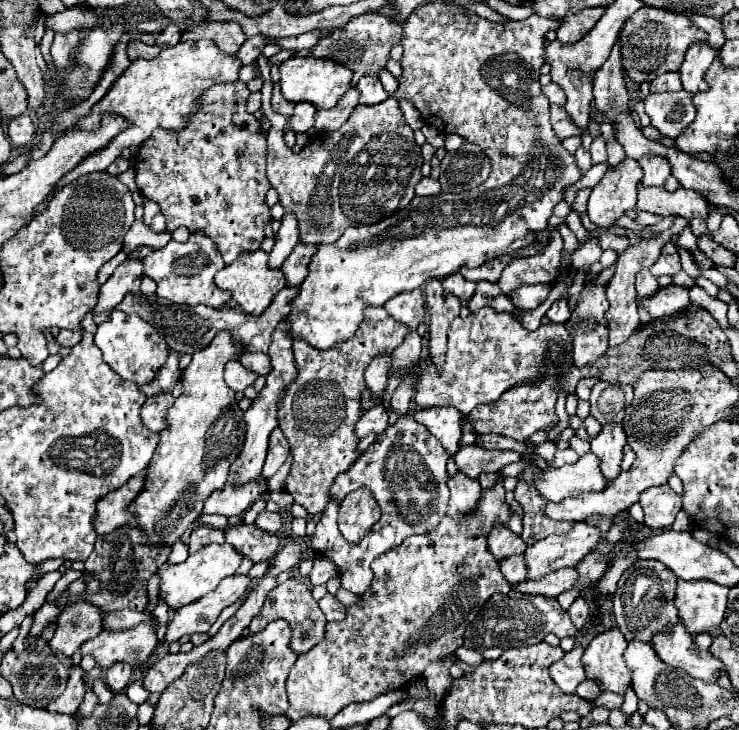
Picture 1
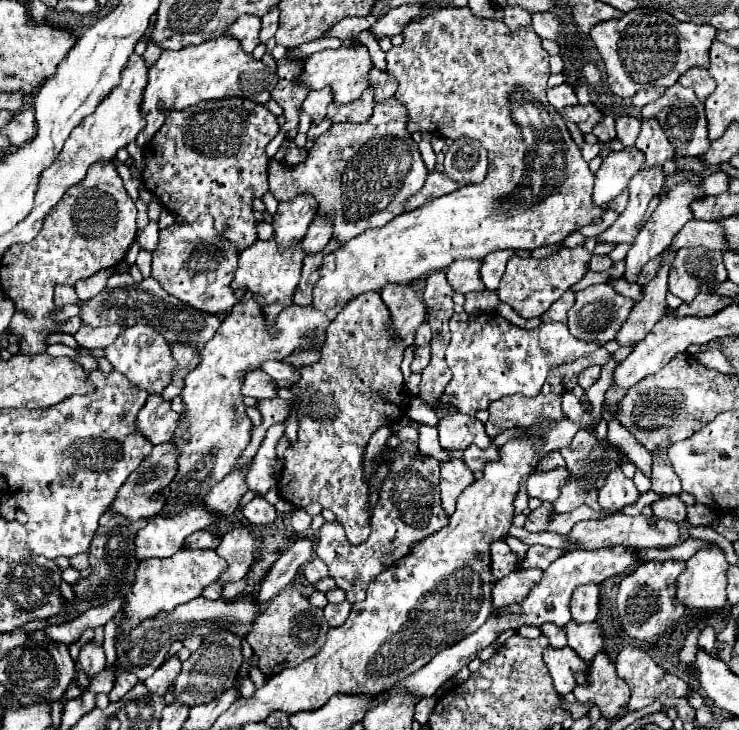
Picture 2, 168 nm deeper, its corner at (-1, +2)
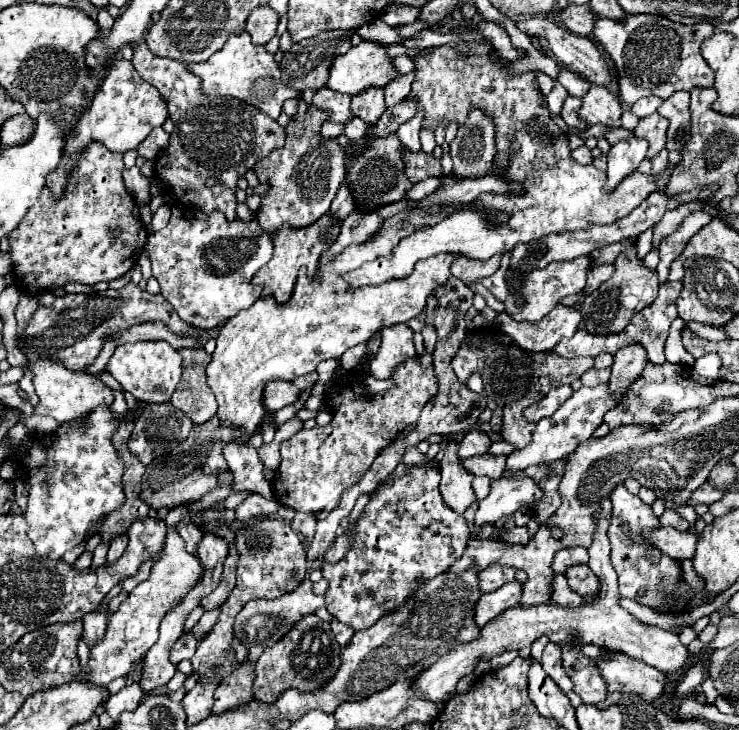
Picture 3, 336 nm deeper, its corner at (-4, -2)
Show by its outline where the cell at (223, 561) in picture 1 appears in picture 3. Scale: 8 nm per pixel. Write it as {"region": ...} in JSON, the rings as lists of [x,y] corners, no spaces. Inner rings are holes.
{"region":[[[223,472],[219,476],[219,486],[215,490],[211,490],[207,496],[203,496],[197,502],[191,502],[187,508],[173,508],[167,514],[165,524],[169,526],[169,530],[167,530],[167,540],[165,540],[165,550],[161,554],[161,560],[155,562],[149,578],[145,582],[141,582],[139,586],[135,586],[131,590],[129,598],[117,608],[117,612],[111,614],[105,636],[99,642],[95,642],[91,648],[89,664],[87,664],[89,672],[79,672],[75,676],[75,680],[79,680],[79,682],[87,680],[97,686],[107,686],[113,678],[127,676],[131,666],[135,662],[143,660],[147,650],[157,642],[157,630],[159,630],[159,622],[163,620],[163,616],[197,584],[197,580],[203,574],[201,562],[183,548],[183,538],[177,534],[175,524],[179,522],[179,518],[183,518],[183,514],[195,514],[201,508],[211,508],[215,504],[221,504],[231,494],[231,486],[233,486],[233,474]]]}

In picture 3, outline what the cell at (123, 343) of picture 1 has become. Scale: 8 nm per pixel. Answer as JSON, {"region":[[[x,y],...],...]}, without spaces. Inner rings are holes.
{"region":[[[133,342],[115,350],[107,364],[109,374],[141,402],[167,402],[181,376],[181,356],[167,342]]]}

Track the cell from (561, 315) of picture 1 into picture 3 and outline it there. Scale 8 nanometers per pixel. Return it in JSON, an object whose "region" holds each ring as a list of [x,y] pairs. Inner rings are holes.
{"region":[[[557,304],[553,312],[543,316],[543,320],[531,322],[517,322],[505,312],[499,312],[495,318],[495,326],[505,334],[513,336],[517,346],[527,352],[551,352],[561,338],[571,338],[577,332],[577,324],[581,322],[579,310],[571,306]]]}

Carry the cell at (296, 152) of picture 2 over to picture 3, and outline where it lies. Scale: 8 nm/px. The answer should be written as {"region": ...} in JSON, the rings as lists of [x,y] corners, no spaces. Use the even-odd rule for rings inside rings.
{"region":[[[309,106],[303,120],[291,116],[285,126],[285,144],[255,164],[253,170],[259,182],[269,184],[269,190],[261,194],[261,206],[257,210],[259,226],[265,232],[277,232],[283,224],[289,224],[293,228],[309,226],[329,210],[345,178],[343,146],[337,140],[323,138],[319,132],[329,116],[331,112],[317,106]]]}

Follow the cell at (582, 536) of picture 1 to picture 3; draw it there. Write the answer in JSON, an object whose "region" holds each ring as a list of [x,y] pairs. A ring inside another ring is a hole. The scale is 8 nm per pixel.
{"region":[[[661,526],[657,530],[645,532],[645,538],[651,540],[663,554],[679,562],[691,560],[691,556],[695,556],[695,544],[697,544],[695,532],[679,532],[677,528]]]}

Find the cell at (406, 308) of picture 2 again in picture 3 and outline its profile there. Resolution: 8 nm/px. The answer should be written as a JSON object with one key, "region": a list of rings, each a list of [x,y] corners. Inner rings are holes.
{"region":[[[395,324],[391,328],[381,330],[381,334],[381,348],[377,356],[371,358],[367,372],[377,380],[387,380],[395,374],[395,368],[399,364],[415,356],[413,330],[409,330],[405,324]]]}

